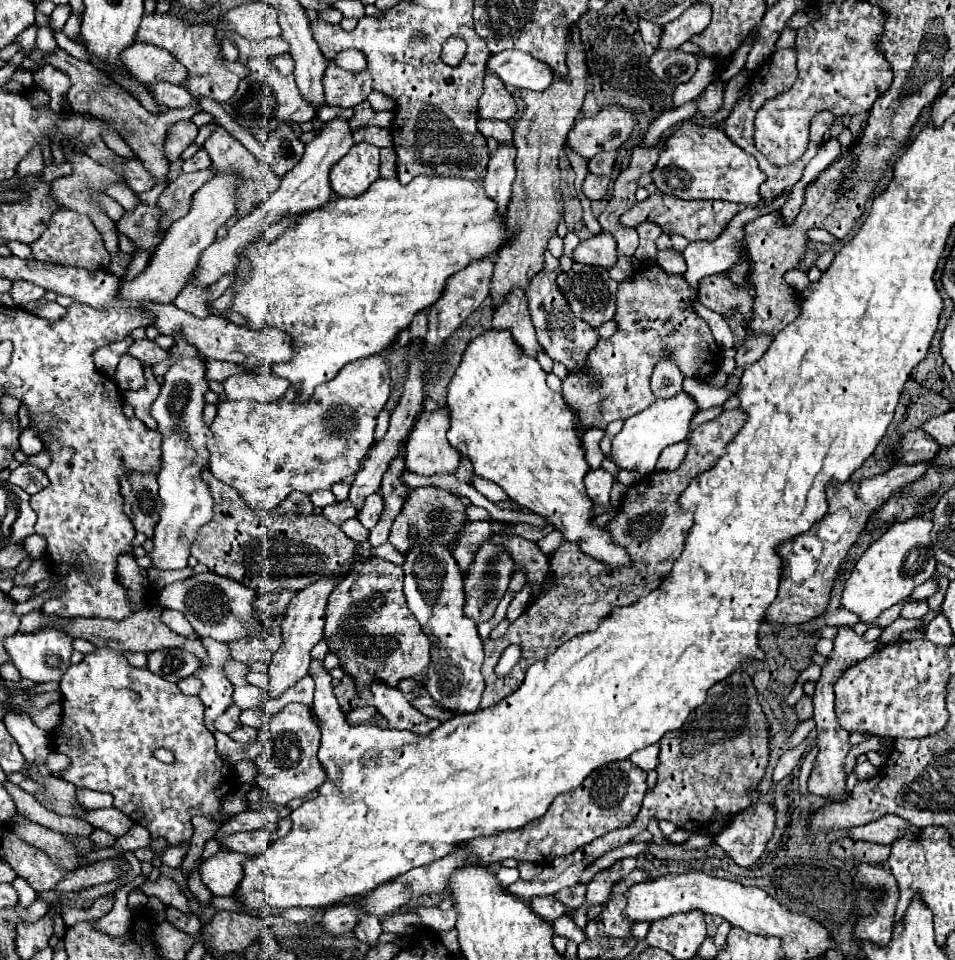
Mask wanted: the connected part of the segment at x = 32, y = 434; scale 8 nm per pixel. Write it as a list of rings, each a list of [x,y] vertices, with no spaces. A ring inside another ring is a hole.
[[[27,426],[21,436],[19,436],[19,446],[21,450],[27,454],[27,456],[33,456],[33,454],[39,454],[43,450],[43,442],[39,438],[39,434],[35,432],[33,426]]]

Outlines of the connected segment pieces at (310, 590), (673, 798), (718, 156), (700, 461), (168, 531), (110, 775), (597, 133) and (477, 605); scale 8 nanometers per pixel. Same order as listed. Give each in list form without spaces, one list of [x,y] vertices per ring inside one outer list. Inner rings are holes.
[[[341,572],[337,578],[323,578],[317,580],[315,584],[303,588],[301,592],[297,592],[297,596],[291,600],[285,620],[283,620],[283,644],[279,646],[279,650],[273,656],[273,662],[269,666],[271,672],[271,682],[269,682],[269,690],[271,696],[279,696],[283,690],[287,690],[289,686],[295,686],[303,676],[309,674],[309,664],[311,664],[311,648],[323,638],[323,624],[325,624],[325,606],[327,606],[327,598],[333,592],[333,588],[339,584],[339,580],[345,576],[347,572]]]
[[[733,672],[709,690],[707,700],[695,708],[695,712],[691,712],[683,728],[667,732],[667,736],[663,736],[659,742],[659,780],[655,788],[647,792],[643,808],[629,828],[609,832],[607,836],[601,836],[599,840],[579,848],[571,856],[557,858],[533,880],[517,880],[505,890],[529,904],[529,898],[551,896],[561,888],[575,886],[579,884],[579,876],[585,866],[595,862],[605,852],[633,840],[647,828],[651,818],[671,820],[679,828],[687,828],[693,834],[717,836],[717,824],[721,830],[735,818],[735,814],[753,806],[753,800],[747,798],[747,794],[749,790],[755,790],[765,776],[769,762],[767,742],[767,720],[753,688],[753,680],[747,672]]]
[[[687,120],[675,126],[675,134],[667,140],[651,176],[663,194],[679,196],[683,200],[729,200],[745,206],[761,200],[759,184],[767,180],[767,176],[759,170],[757,160],[731,142],[723,130],[697,126]]]
[[[739,408],[725,410],[719,418],[699,424],[689,434],[689,448],[685,454],[685,460],[681,466],[673,472],[653,472],[645,476],[639,484],[633,484],[627,490],[627,498],[623,502],[623,510],[617,514],[615,520],[607,524],[611,536],[617,544],[621,544],[629,556],[631,566],[617,568],[615,572],[609,572],[603,562],[593,560],[591,556],[585,556],[579,552],[577,544],[563,542],[559,550],[551,556],[549,564],[553,570],[553,580],[549,582],[549,592],[545,590],[527,610],[521,614],[515,622],[509,624],[507,632],[497,640],[483,640],[483,676],[485,676],[485,692],[481,700],[481,708],[489,708],[497,704],[499,700],[507,698],[511,692],[515,692],[527,668],[539,660],[546,660],[550,653],[556,651],[561,644],[571,640],[577,634],[585,634],[595,630],[603,618],[607,618],[613,608],[631,606],[635,600],[645,596],[647,592],[659,588],[663,580],[671,572],[671,564],[681,556],[683,542],[687,540],[687,532],[691,530],[691,512],[679,512],[679,496],[683,494],[683,488],[693,480],[693,476],[699,476],[699,472],[707,472],[707,468],[713,468],[715,462],[723,456],[727,444],[735,438],[735,432],[743,428],[743,412]],[[517,644],[521,648],[521,658],[513,666],[513,670],[507,676],[497,676],[495,666],[499,662],[499,650],[505,650],[507,646]]]
[[[175,340],[171,354],[175,356],[175,362],[163,376],[165,382],[151,408],[151,414],[159,424],[159,432],[165,434],[163,468],[157,476],[163,510],[161,520],[155,528],[153,550],[147,554],[151,558],[151,568],[157,570],[185,568],[189,546],[195,538],[197,528],[207,524],[213,516],[213,498],[209,494],[209,486],[199,476],[201,468],[209,466],[209,450],[205,448],[205,444],[211,438],[211,430],[203,422],[203,396],[209,390],[209,384],[205,380],[205,362],[201,360],[199,352],[195,352],[195,348],[191,348],[191,344],[187,344],[185,340]]]
[[[97,648],[97,652],[93,654],[87,654],[83,658],[81,664],[77,666],[71,666],[67,668],[67,672],[63,674],[61,678],[61,694],[63,694],[63,702],[61,702],[61,722],[59,726],[55,728],[55,732],[51,734],[51,740],[53,740],[53,750],[69,756],[71,764],[69,768],[65,768],[63,772],[59,772],[59,776],[71,784],[75,784],[77,788],[89,788],[89,790],[103,790],[103,792],[109,792],[113,794],[113,808],[121,810],[125,816],[129,816],[133,820],[133,824],[139,824],[143,828],[147,828],[151,832],[151,838],[153,840],[165,840],[167,846],[175,846],[175,844],[187,844],[193,836],[193,826],[191,826],[191,818],[193,816],[207,816],[209,820],[219,820],[223,816],[221,812],[221,806],[223,806],[223,800],[225,796],[229,794],[229,790],[237,784],[235,780],[235,772],[233,768],[219,758],[217,754],[217,748],[215,748],[215,738],[213,734],[205,728],[203,724],[203,704],[199,700],[199,696],[185,696],[181,694],[181,690],[177,688],[177,684],[173,682],[167,682],[163,680],[161,676],[155,676],[151,674],[149,670],[145,668],[133,668],[129,666],[129,662],[123,658],[121,652],[117,650],[109,650],[109,648]],[[155,748],[169,748],[175,756],[175,762],[173,764],[163,764],[159,762],[153,752]]]
[[[605,106],[597,116],[579,118],[567,136],[567,146],[583,158],[603,150],[617,150],[633,132],[635,116],[621,106]]]
[[[489,540],[479,548],[473,564],[469,566],[469,572],[465,574],[465,616],[473,618],[477,624],[485,622],[493,616],[495,606],[499,604],[501,596],[505,594],[509,580],[511,580],[511,572],[513,572],[513,560],[511,556],[499,548],[493,546]]]

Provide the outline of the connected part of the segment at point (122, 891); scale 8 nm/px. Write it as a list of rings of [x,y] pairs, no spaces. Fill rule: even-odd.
[[[140,874],[129,884],[122,886],[115,892],[115,906],[107,916],[103,916],[101,920],[93,922],[93,928],[107,934],[107,936],[125,936],[132,927],[133,915],[127,907],[127,896],[129,892],[136,889],[148,879],[147,876]],[[101,924],[101,926],[97,926]]]

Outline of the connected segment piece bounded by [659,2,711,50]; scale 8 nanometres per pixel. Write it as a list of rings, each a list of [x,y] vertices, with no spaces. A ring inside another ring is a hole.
[[[695,2],[695,6],[687,8],[687,12],[683,12],[683,16],[679,16],[679,20],[673,20],[671,24],[665,24],[659,48],[673,48],[673,50],[679,48],[691,36],[703,32],[709,22],[711,22],[709,4]]]

